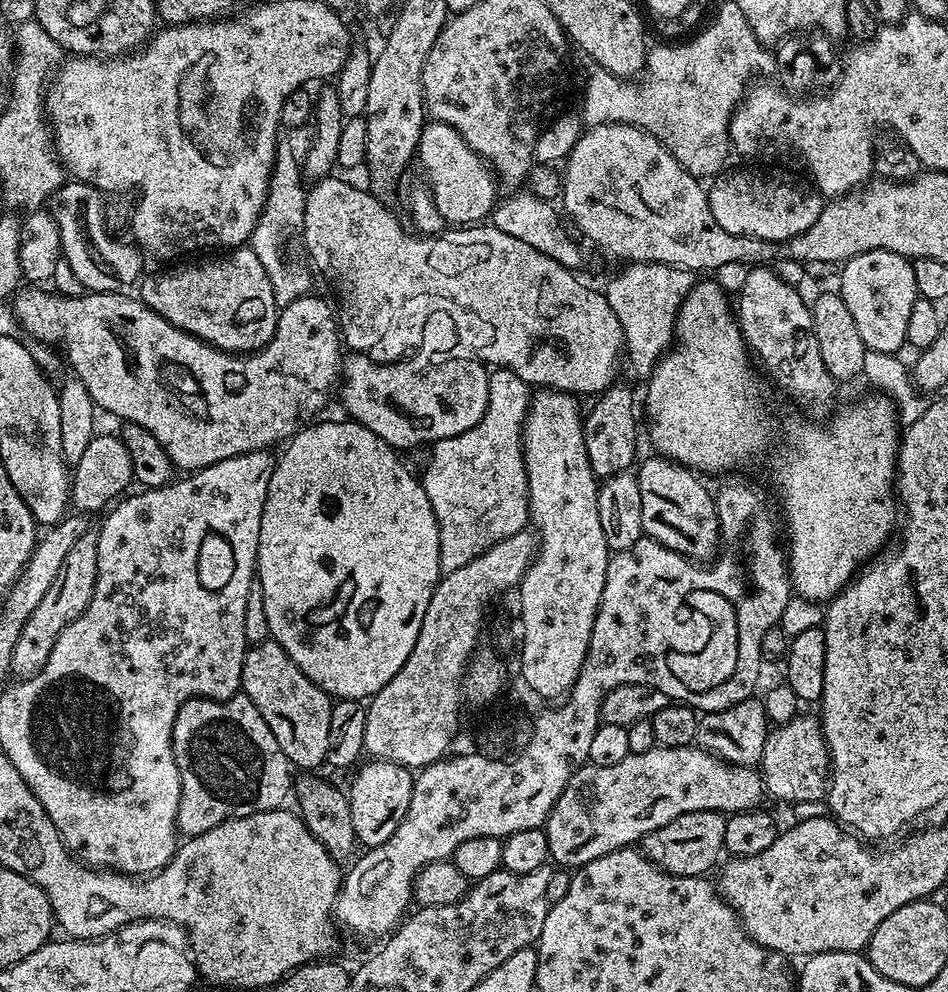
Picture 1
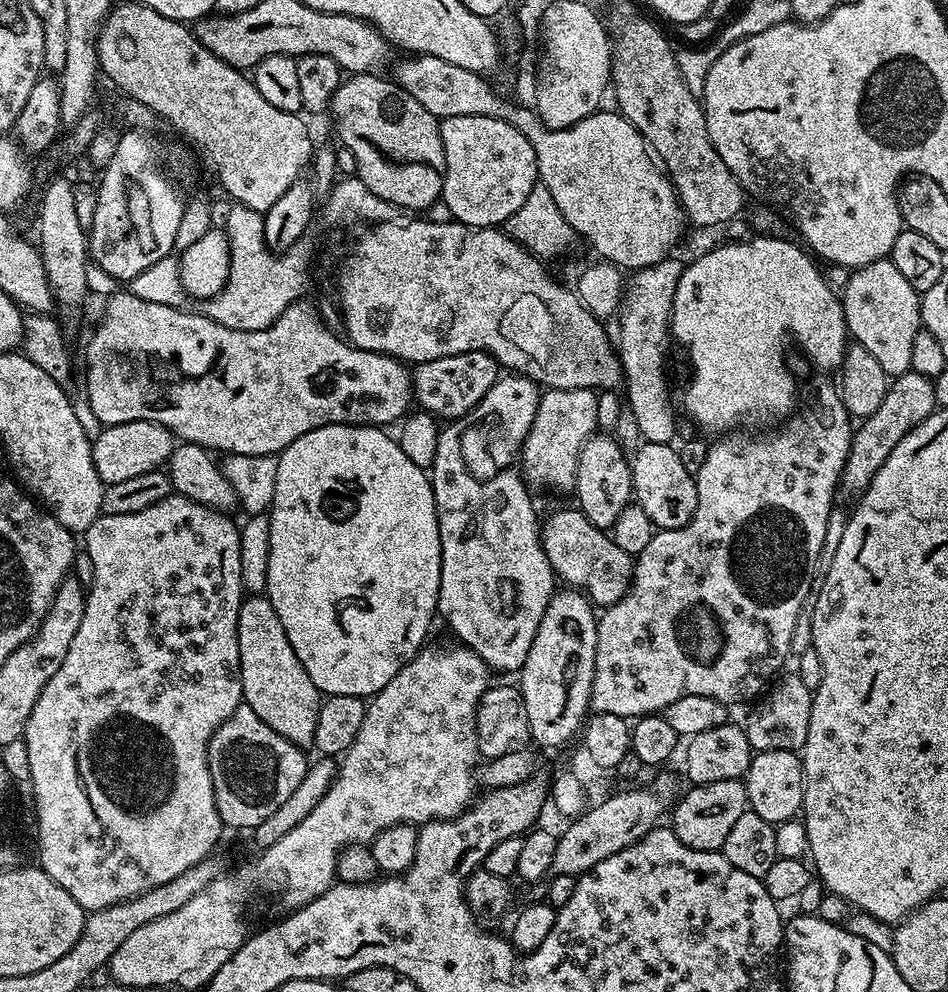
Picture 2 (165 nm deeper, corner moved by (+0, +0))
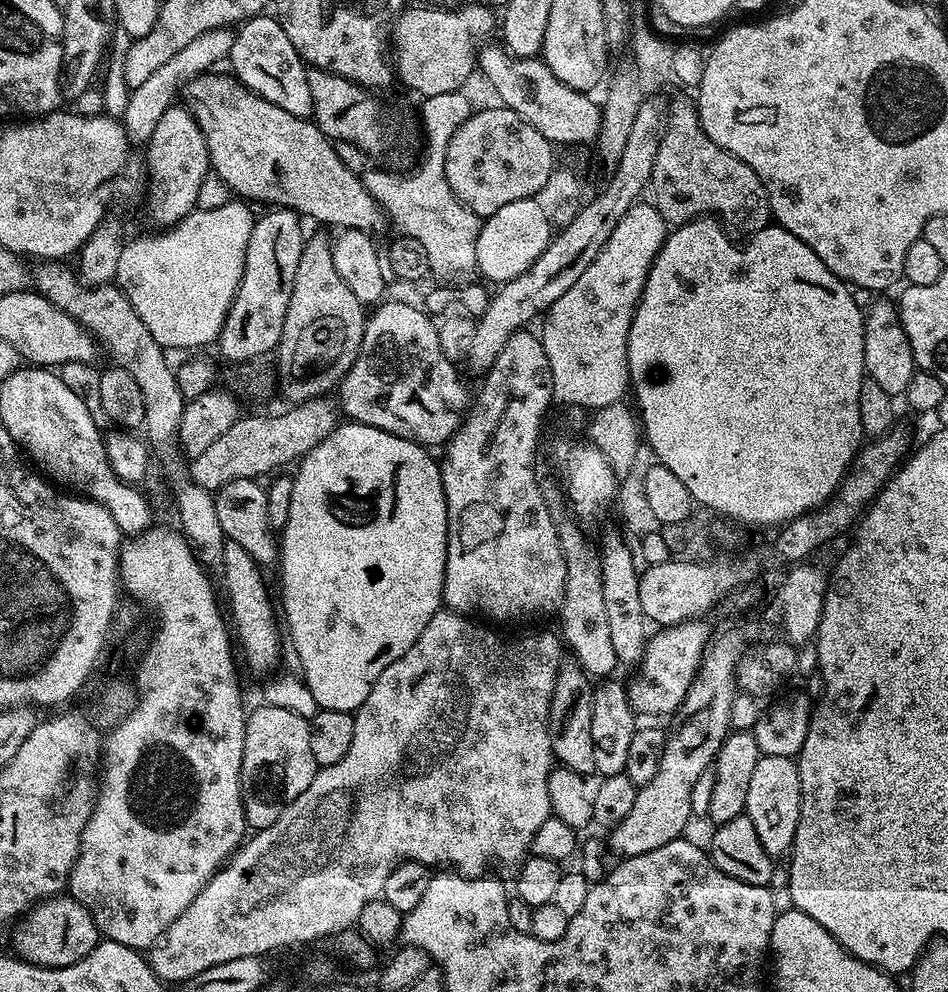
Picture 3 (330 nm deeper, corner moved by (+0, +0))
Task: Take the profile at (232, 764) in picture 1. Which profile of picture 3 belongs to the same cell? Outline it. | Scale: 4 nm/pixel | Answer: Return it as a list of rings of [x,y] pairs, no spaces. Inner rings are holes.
[[[261,703],[261,708],[256,708],[247,713],[244,721],[244,753],[242,754],[242,770],[240,771],[240,793],[244,803],[244,819],[247,827],[259,830],[270,826],[310,786],[316,777],[317,767],[314,754],[310,751],[310,720],[282,706],[272,706]]]

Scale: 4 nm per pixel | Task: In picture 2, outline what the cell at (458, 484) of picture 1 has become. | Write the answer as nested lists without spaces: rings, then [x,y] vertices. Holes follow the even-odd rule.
[[[553,388],[540,397],[536,417],[524,439],[522,475],[533,489],[553,488],[571,493],[583,444],[597,431],[598,395],[591,388]]]

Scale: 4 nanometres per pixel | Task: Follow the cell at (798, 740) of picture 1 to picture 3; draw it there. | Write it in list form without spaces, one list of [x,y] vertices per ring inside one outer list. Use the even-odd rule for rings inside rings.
[[[761,755],[754,768],[754,774],[750,774],[744,812],[750,818],[750,822],[754,822],[758,842],[762,844],[762,850],[768,856],[779,858],[783,852],[785,855],[791,849],[800,821],[801,798],[799,763],[790,756]]]

